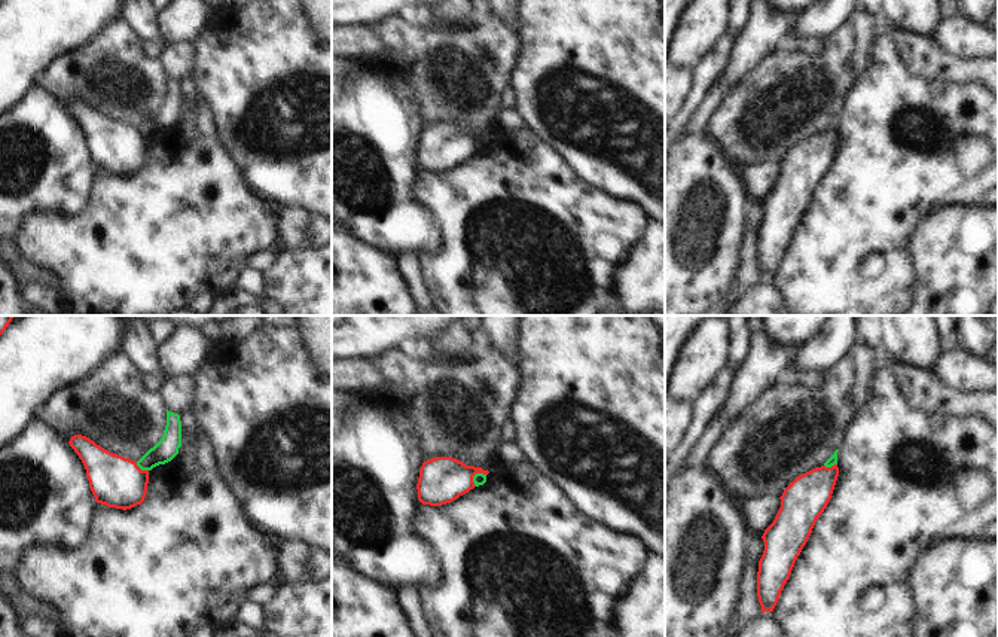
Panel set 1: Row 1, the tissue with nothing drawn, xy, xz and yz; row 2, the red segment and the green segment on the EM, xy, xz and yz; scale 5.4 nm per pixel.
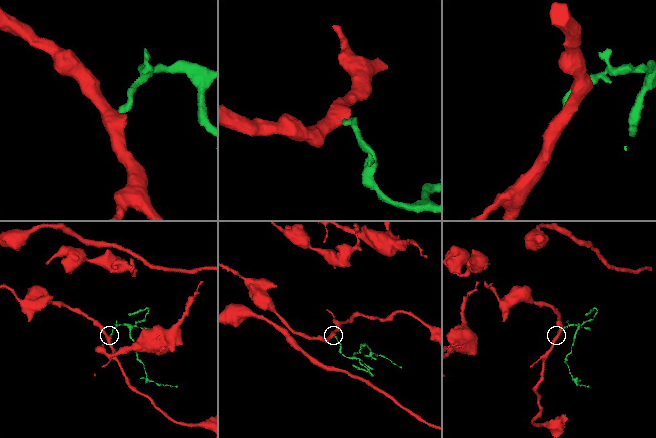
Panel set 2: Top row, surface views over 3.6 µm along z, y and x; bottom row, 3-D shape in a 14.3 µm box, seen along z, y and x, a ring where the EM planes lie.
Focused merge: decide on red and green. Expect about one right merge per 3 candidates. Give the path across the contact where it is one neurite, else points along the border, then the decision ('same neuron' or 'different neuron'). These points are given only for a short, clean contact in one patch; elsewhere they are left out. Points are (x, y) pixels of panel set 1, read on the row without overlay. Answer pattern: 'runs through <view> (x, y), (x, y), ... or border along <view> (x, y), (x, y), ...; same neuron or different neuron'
border along xz (485, 140), (476, 140), (473, 151); different neuron

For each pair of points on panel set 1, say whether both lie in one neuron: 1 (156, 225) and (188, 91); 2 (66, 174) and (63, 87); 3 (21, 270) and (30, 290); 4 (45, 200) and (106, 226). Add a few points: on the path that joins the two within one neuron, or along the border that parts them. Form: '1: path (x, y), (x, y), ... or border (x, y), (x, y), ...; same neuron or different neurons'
1: border (197, 95), (197, 107), (179, 119); different neurons
2: border (42, 85), (69, 107); different neurons
3: border (23, 286), (31, 282), (45, 283), (60, 296); different neurons
4: border (43, 210), (67, 216), (76, 216), (81, 212); different neurons

